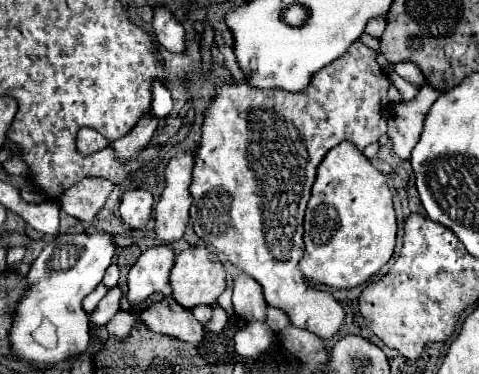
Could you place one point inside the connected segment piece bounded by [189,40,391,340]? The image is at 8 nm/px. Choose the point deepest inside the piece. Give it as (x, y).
(249, 204)

